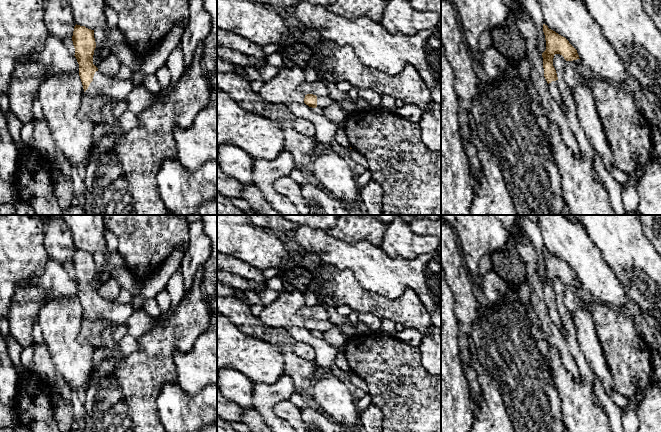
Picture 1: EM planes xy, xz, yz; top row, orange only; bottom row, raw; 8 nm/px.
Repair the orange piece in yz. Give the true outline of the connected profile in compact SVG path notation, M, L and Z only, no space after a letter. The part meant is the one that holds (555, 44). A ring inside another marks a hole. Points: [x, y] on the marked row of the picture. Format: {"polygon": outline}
{"polygon": "M543 24L543 32L546 40L546 50L542 53L544 77L548 83L550 95L558 102L561 110L566 110L558 88L558 77L553 66L553 58L555 54L560 54L566 61L580 59L577 50L569 43L569 41L548 28Z"}

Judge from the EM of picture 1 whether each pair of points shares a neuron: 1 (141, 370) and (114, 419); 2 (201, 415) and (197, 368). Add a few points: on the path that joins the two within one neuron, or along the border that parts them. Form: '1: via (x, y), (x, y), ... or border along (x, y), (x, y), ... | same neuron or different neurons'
1: via (134, 382), (117, 399), (117, 407) | same neuron
2: border along (177, 384), (191, 395), (197, 394), (206, 386) | different neurons

